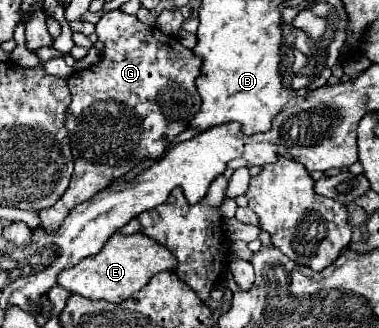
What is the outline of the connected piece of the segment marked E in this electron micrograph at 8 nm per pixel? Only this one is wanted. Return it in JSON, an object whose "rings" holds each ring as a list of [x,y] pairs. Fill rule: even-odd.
{"rings":[[[114,233],[114,237],[110,237],[110,241],[106,241],[106,245],[102,247],[102,253],[86,257],[78,265],[62,271],[58,275],[58,285],[90,301],[104,299],[110,303],[122,303],[136,291],[140,291],[150,281],[152,275],[160,271],[172,271],[174,263],[176,263],[174,255],[170,255],[166,247],[152,241],[150,237],[140,233],[134,235]]]}

